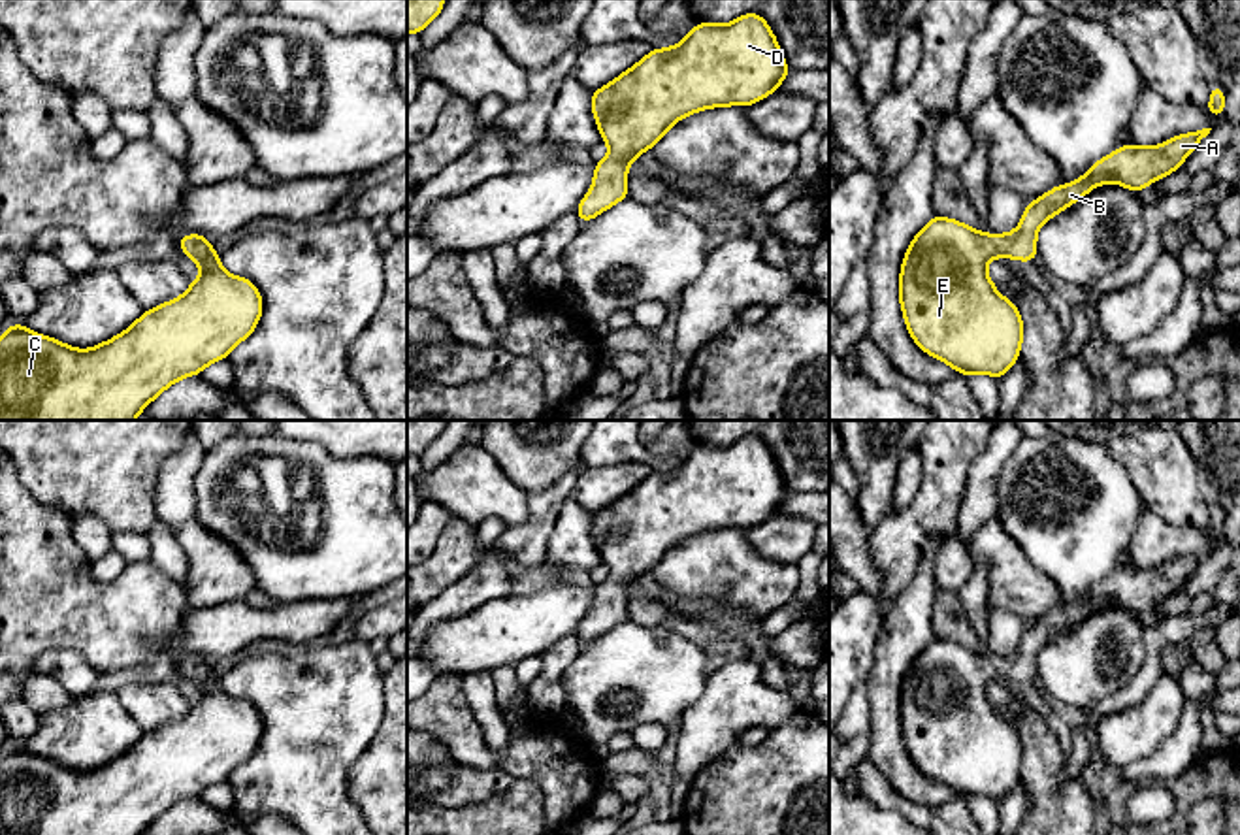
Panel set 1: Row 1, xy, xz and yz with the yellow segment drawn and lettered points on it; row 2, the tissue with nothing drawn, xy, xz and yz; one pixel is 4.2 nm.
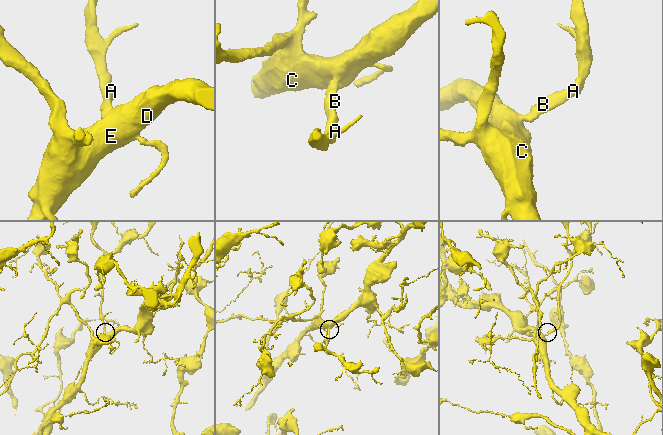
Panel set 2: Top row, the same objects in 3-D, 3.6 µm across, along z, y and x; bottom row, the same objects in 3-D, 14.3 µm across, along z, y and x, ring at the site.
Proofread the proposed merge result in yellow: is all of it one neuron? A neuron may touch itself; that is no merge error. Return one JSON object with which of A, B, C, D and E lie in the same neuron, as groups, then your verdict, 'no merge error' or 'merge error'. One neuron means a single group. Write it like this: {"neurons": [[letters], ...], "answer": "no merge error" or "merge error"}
{"neurons": [["A", "B", "C", "D", "E"]], "answer": "no merge error"}

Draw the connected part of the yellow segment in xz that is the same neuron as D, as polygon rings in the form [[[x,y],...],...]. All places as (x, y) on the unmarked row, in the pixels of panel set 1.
[[[752,434],[727,447],[697,445],[678,467],[652,471],[614,503],[592,513],[592,535],[609,579],[594,588],[594,605],[575,633],[580,645],[590,645],[629,618],[628,588],[682,539],[709,530],[756,526],[773,516],[788,496],[771,449]]]

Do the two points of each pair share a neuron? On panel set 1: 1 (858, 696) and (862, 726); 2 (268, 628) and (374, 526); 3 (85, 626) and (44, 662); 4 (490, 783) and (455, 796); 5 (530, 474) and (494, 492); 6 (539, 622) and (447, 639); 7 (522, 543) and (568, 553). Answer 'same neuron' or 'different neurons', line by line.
1: same neuron
2: different neurons
3: different neurons
4: same neuron
5: different neurons
6: same neuron
7: different neurons

